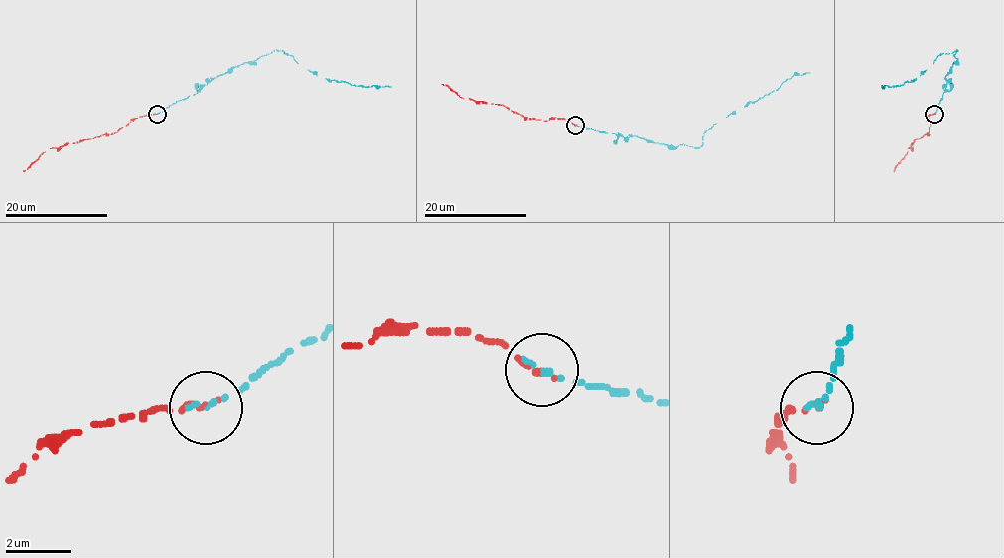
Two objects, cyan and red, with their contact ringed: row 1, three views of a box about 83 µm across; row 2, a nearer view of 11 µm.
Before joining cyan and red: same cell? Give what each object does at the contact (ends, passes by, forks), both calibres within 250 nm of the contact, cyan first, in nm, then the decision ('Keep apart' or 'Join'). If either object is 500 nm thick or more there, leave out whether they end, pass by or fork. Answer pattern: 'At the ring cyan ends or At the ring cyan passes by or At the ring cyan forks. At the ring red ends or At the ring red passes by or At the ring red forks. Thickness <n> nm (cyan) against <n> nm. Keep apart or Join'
At the ring cyan ends. At the ring red ends. Thickness 180 nm (cyan) against 170 nm. Join

